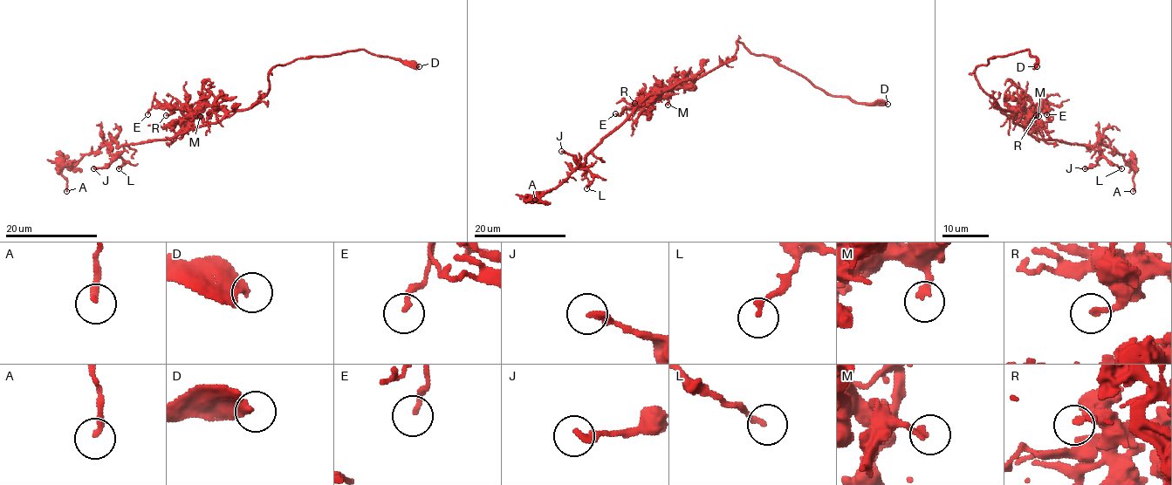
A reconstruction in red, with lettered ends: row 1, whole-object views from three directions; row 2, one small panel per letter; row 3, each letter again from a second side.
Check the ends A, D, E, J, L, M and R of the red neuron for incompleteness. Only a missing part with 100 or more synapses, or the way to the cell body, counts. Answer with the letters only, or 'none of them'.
D

